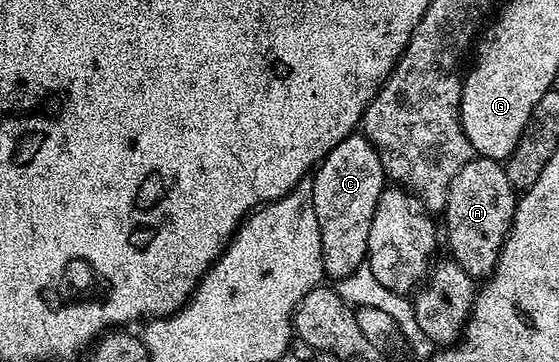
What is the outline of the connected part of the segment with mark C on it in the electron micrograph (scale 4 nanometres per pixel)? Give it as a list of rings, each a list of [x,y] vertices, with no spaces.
[[[353,134],[342,138],[334,150],[320,161],[311,177],[314,190],[314,214],[318,214],[318,230],[322,234],[322,262],[325,277],[341,278],[354,274],[366,264],[367,239],[370,237],[370,224],[373,221],[379,196],[386,187],[386,177],[382,162],[374,146],[362,134]]]

